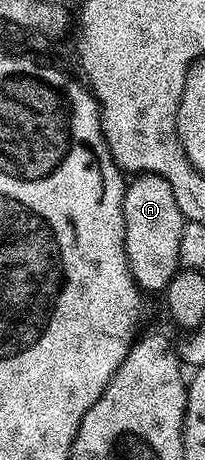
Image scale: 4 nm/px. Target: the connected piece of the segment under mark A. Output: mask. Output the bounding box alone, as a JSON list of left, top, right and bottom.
[122,174,185,293]

